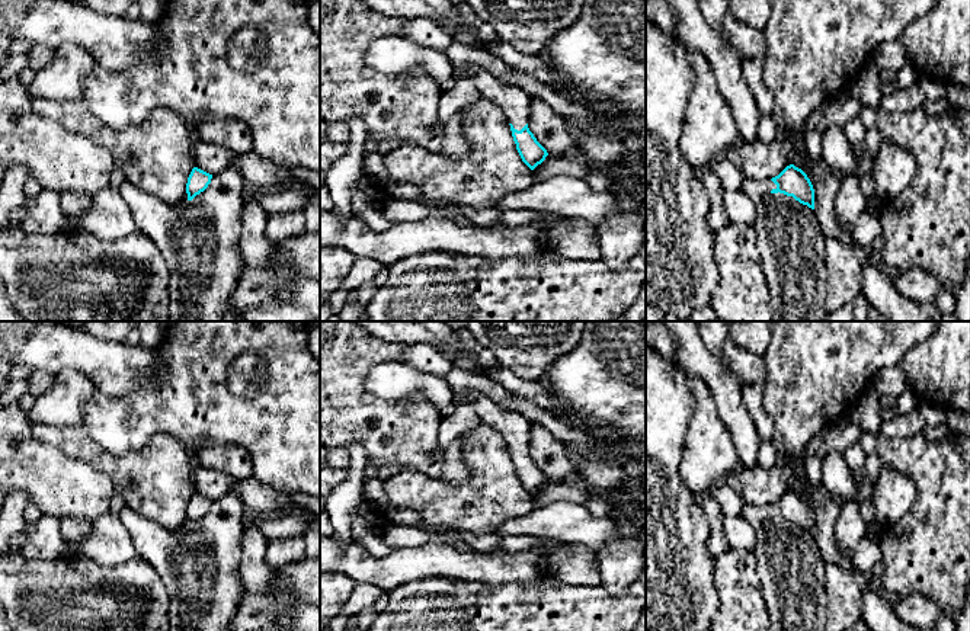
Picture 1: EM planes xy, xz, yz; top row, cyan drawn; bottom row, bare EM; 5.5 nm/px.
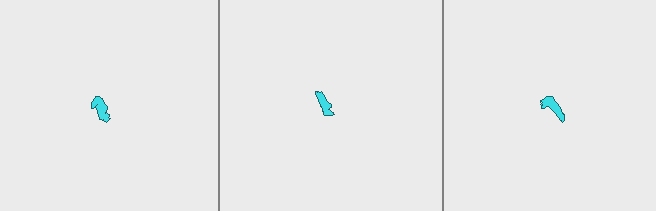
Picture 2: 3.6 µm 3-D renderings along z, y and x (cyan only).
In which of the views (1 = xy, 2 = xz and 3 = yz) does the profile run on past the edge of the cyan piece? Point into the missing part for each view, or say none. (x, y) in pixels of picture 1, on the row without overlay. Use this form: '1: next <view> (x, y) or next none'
1: next none
2: next xz (515, 429)
3: next yz (755, 515)

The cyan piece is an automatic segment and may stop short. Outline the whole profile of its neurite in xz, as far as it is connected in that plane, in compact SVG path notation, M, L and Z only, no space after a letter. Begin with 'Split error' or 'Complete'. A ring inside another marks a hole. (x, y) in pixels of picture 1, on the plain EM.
Split error. M480 391L454 393L454 406L461 403L471 403L480 423L490 426L503 436L522 487L531 496L541 490L548 478L528 454L532 423L512 410L503 410Z

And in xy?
Complete. M193 493L186 509L188 526L192 526L196 521L204 518L211 509L212 500Z

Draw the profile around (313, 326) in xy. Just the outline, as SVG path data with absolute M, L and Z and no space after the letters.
M308 321L308 349L320 365L320 321Z

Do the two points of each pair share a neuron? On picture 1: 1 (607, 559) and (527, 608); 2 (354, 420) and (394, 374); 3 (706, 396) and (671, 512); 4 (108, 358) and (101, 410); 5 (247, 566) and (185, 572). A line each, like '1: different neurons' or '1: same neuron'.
1: different neurons
2: different neurons
3: different neurons
4: different neurons
5: different neurons

